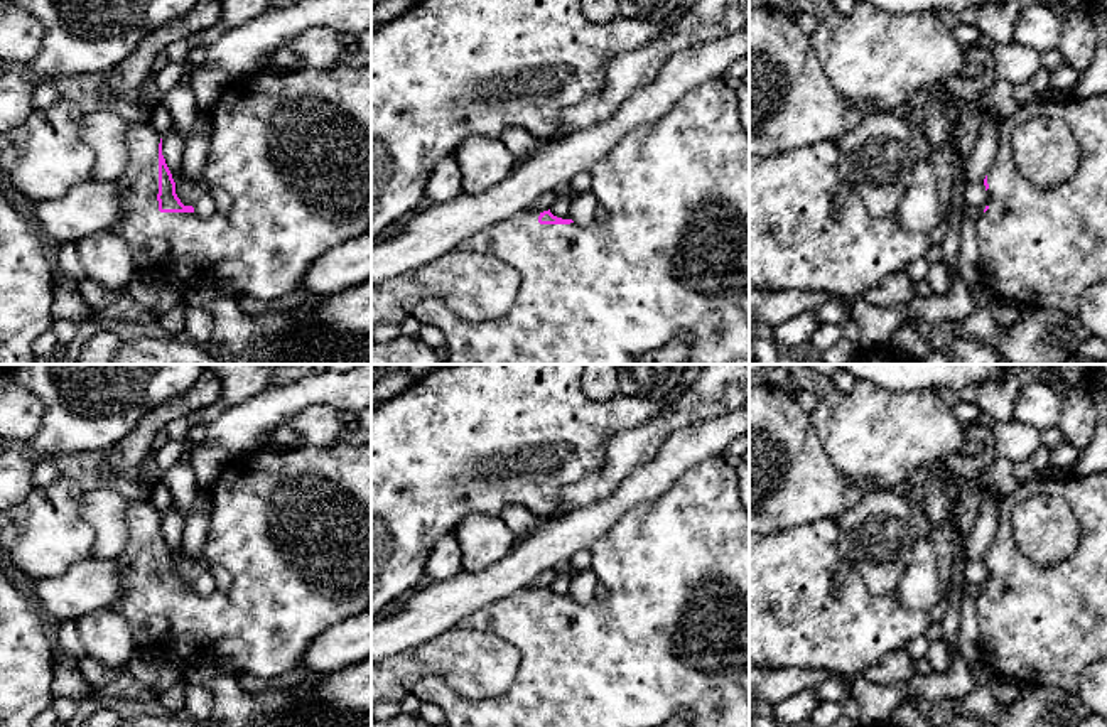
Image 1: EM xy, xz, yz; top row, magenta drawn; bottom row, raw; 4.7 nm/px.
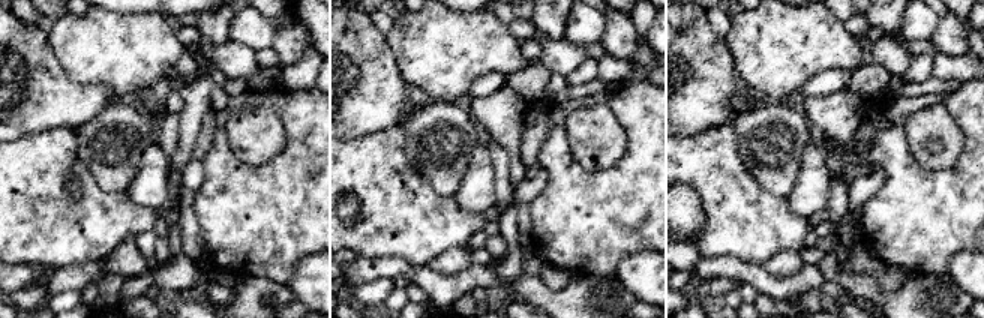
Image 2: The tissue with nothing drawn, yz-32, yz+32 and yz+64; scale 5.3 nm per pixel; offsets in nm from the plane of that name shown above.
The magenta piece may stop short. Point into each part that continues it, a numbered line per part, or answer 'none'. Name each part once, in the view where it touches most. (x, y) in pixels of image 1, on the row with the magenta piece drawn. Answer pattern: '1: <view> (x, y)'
1: xy (292, 149)

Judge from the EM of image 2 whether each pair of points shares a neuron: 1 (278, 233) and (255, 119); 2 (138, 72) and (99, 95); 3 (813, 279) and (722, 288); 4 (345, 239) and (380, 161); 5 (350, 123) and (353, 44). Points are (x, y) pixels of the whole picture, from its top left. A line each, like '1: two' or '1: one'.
1: two
2: two
3: two
4: one
5: one

